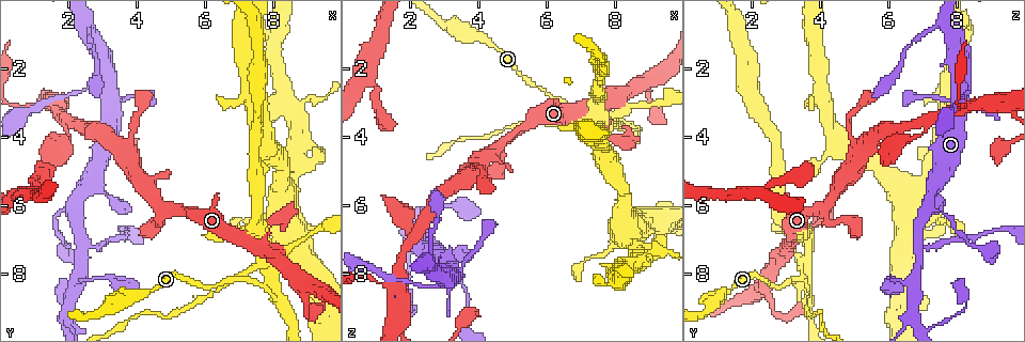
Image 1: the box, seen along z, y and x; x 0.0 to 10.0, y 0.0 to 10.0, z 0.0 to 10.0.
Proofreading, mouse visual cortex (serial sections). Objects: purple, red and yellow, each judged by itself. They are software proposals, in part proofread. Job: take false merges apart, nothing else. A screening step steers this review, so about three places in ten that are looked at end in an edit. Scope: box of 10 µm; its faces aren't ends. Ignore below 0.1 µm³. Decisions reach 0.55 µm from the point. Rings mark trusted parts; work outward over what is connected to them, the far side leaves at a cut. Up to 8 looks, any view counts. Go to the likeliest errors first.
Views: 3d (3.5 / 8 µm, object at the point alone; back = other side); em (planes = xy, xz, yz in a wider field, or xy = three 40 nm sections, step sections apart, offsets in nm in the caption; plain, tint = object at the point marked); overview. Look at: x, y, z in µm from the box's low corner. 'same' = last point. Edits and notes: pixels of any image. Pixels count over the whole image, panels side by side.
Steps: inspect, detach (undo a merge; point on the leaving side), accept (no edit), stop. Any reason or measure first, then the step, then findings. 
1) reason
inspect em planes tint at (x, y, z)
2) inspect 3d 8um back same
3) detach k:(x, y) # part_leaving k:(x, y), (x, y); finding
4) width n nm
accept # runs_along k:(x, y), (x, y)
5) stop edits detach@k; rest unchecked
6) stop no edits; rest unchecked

three arms meet
inspect 3d 3.5um at (6.90, 8.15, 3.45)

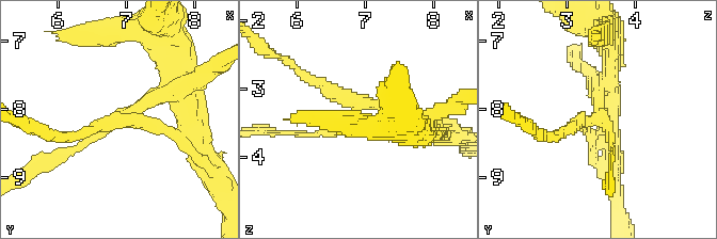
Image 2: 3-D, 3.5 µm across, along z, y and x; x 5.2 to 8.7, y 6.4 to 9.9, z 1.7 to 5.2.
inspect em planes tint at (6.90, 8.10, 3.45)

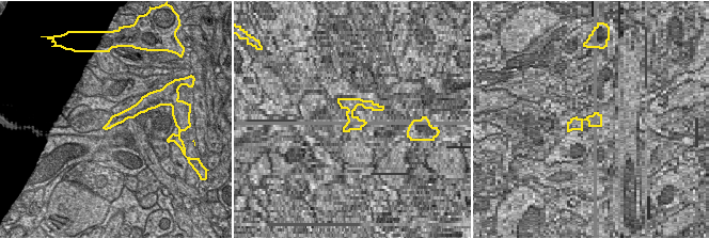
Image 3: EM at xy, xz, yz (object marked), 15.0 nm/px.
inspect em xy step 3 tint same

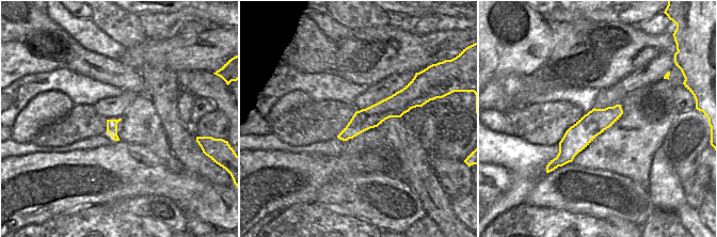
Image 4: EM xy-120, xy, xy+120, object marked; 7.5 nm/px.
detach 2:(325, 130) # part_leaving 2:(354, 111), (416, 133); two cells meet here

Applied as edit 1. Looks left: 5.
three-way junction
inspect 3d 3.5um back at (2.45, 7.10, 6.90)

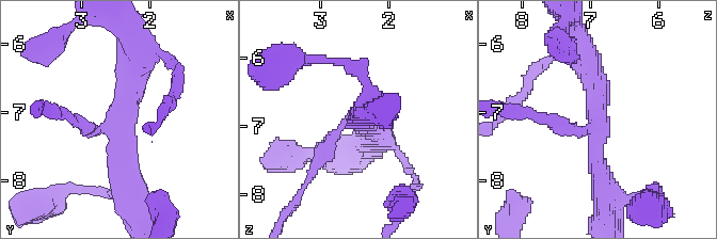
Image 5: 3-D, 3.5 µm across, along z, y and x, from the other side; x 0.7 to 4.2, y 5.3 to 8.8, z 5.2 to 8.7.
arms 3; arm_widths 200, 250, 400 nm
inspect em planes tint at (2.40, 7.15, 6.90)

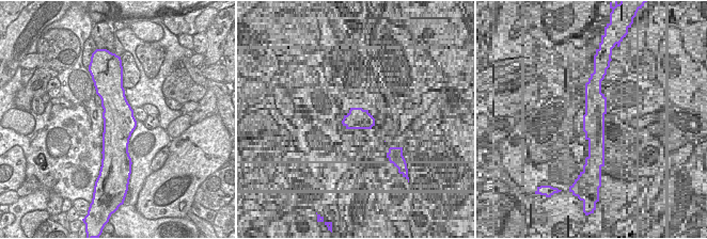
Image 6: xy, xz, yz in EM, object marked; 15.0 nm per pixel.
another direction
inspect em xy step 2 tint same

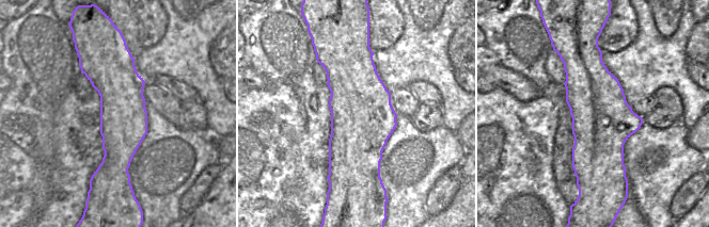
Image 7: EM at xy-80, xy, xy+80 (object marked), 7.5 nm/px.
accept # runs_along 7:(108, 44), (127, 182); continuous, no second cell

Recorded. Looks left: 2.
small branch off a trunk
inspect 3d 3.5um at (3.20, 2.35, 8.10)

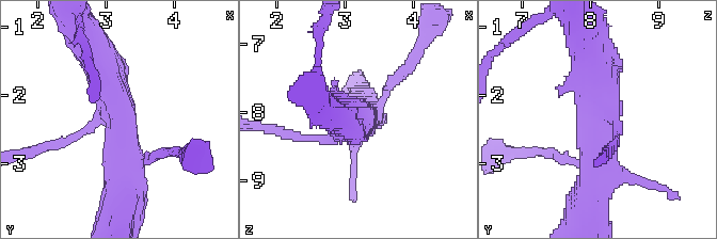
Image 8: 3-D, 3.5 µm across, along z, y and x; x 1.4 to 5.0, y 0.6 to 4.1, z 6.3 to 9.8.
need the tissue
inspect em xy step 5 tint at (3.20, 2.30, 8.15)

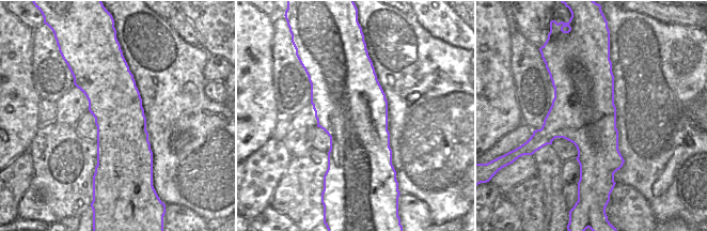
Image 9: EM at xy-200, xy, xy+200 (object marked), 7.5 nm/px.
arm_widths 150, 500, 500 nm
accept # continuous, no second cell

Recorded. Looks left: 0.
stop edits detach@2; rest unchecked

